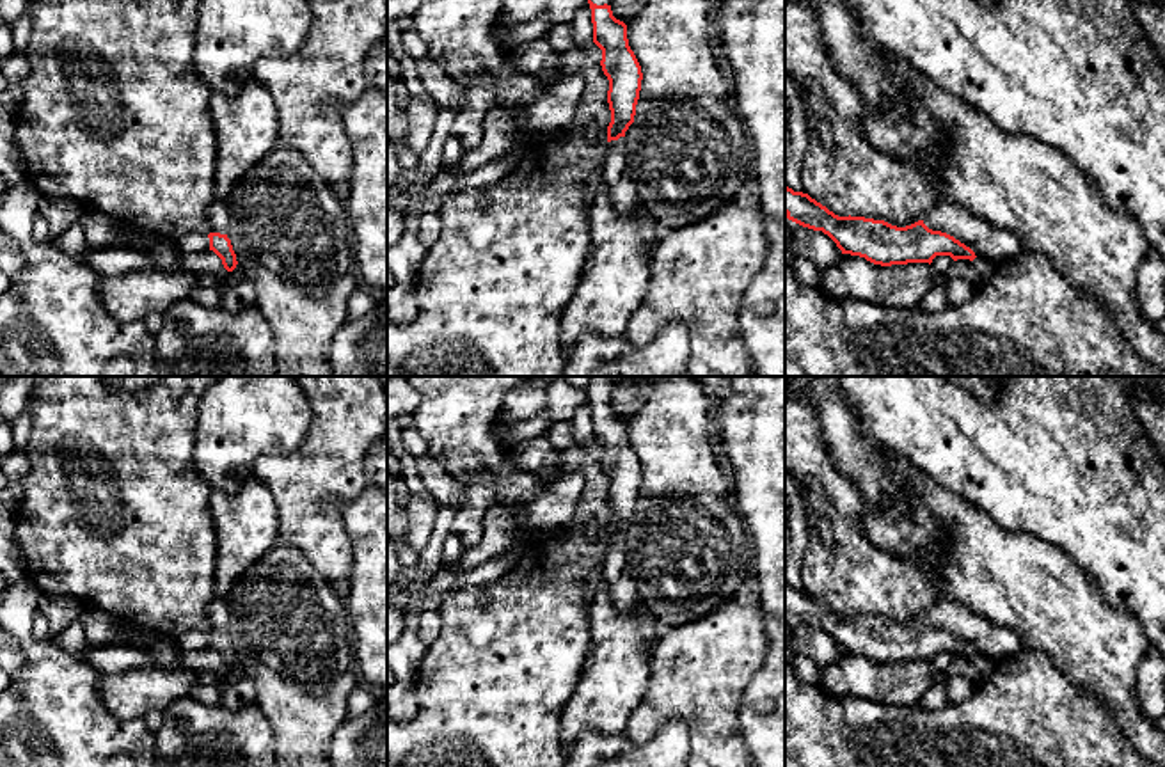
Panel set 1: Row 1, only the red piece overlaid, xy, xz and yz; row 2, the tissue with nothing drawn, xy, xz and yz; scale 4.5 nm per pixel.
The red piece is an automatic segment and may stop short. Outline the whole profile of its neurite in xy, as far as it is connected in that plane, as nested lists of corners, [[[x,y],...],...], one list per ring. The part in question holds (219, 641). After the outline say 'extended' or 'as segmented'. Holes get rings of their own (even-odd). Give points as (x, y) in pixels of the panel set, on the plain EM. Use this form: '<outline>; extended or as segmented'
[[[215,598],[208,605],[208,618],[211,623],[211,630],[208,632],[210,648],[213,648],[222,657],[222,662],[227,669],[233,669],[238,659],[231,637],[226,632],[231,620],[231,613],[224,598]]]; extended

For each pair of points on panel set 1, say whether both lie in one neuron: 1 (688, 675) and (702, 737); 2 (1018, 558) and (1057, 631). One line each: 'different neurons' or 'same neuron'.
1: same neuron
2: same neuron

